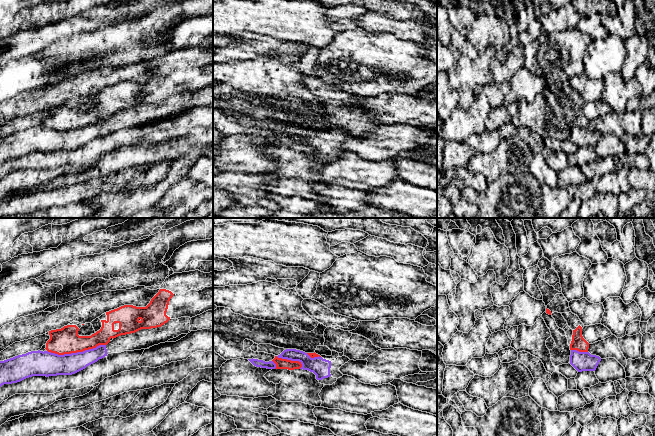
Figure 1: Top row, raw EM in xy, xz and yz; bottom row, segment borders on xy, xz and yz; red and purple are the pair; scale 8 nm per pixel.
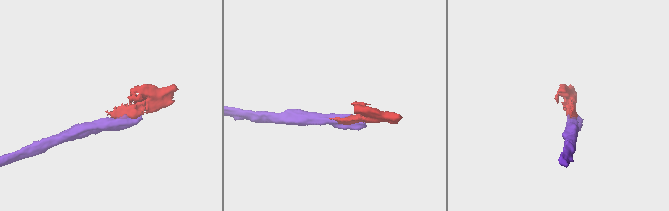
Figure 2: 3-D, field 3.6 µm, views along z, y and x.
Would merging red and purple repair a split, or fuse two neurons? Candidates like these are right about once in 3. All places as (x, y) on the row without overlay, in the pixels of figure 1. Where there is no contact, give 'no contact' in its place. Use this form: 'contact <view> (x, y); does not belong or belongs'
contact xy (76, 128); does not belong

